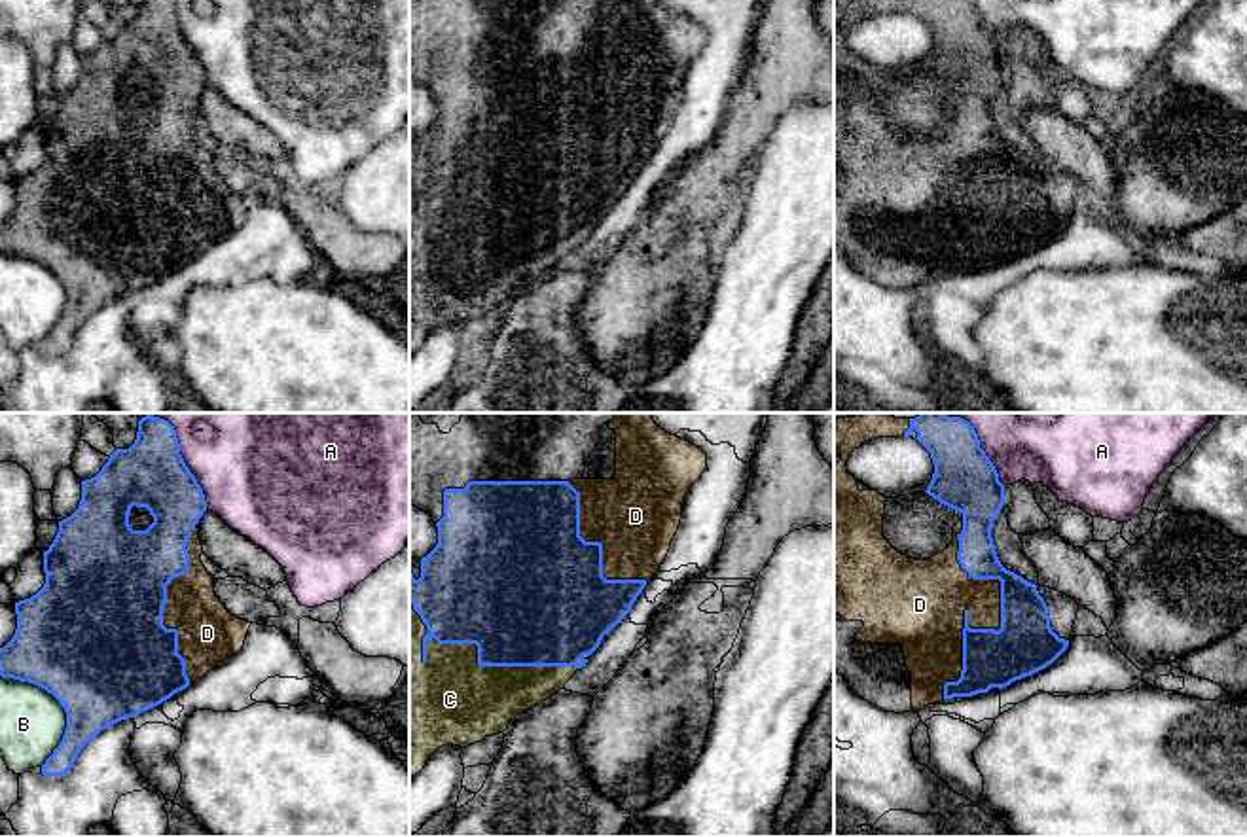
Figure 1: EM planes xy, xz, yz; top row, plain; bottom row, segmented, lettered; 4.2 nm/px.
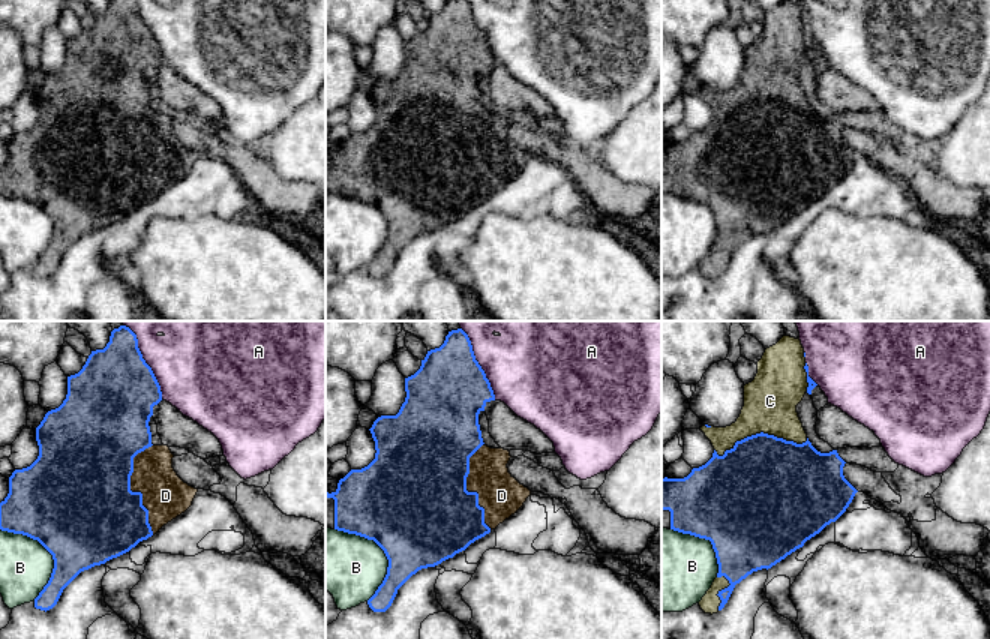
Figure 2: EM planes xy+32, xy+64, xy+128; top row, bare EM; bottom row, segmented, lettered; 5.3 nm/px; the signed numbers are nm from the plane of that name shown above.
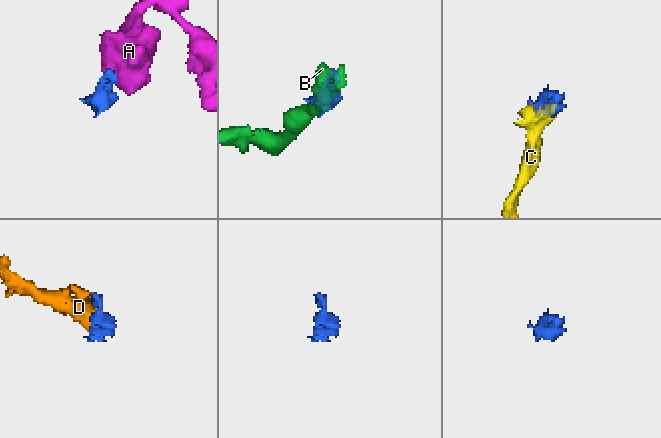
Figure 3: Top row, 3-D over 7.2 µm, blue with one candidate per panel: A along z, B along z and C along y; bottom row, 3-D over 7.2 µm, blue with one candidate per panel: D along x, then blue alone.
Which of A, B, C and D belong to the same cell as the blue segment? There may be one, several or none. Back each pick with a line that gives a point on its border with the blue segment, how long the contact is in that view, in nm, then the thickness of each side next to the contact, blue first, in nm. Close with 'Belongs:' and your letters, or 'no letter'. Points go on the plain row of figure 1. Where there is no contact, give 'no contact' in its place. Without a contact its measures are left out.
C: meets blue in xz at (478, 231); contact 750 nm long; 460 nm thick on the blue side, 380 nm on the other
D: meets blue in yz at (1001, 194); contact 750 nm long; 260 nm thick on the blue side, 200 nm on the other
Belongs: C, D

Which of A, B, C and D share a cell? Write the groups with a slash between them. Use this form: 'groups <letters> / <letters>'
groups A / B / C D

